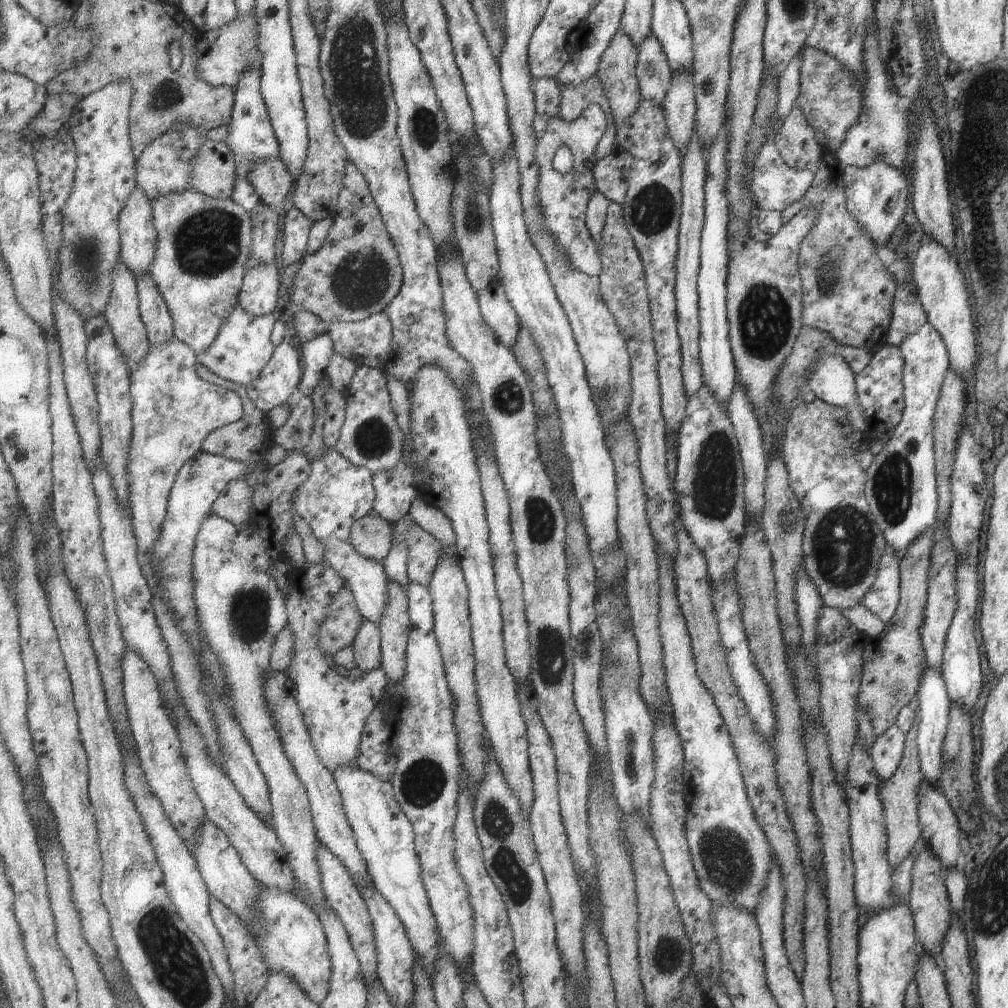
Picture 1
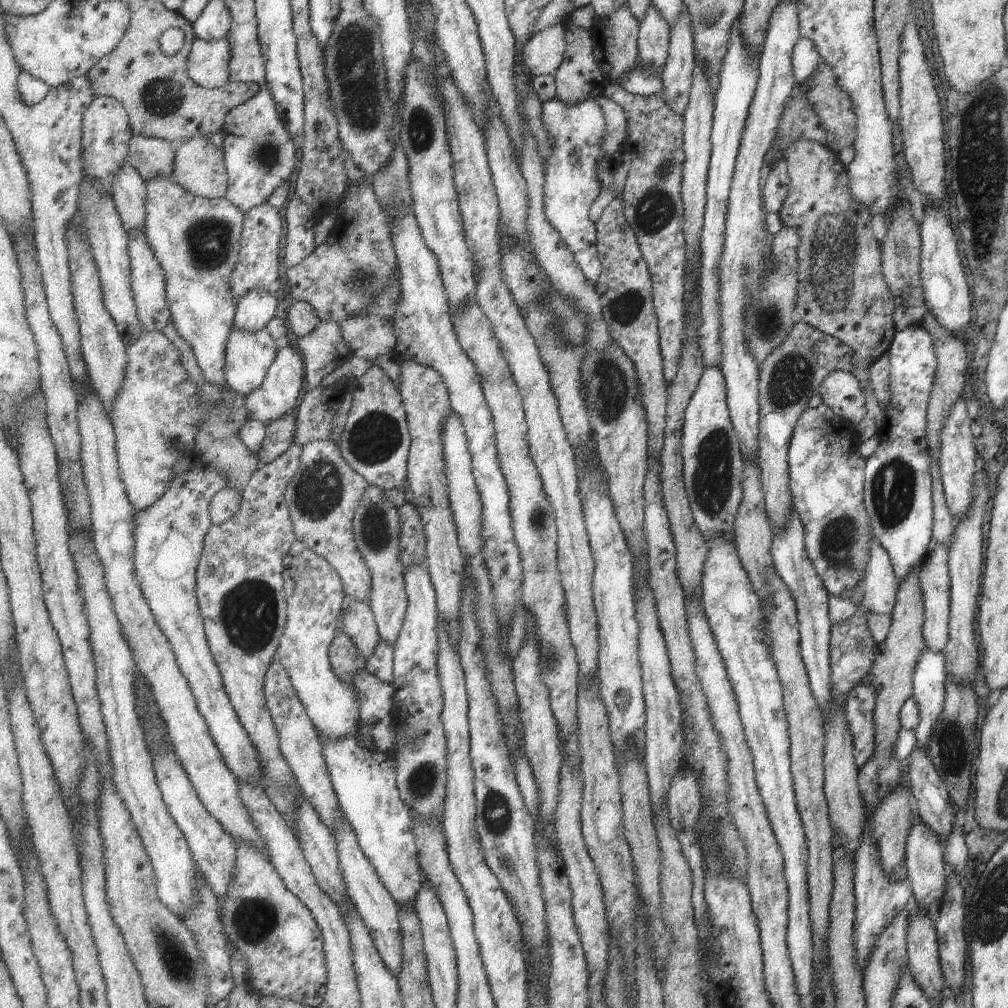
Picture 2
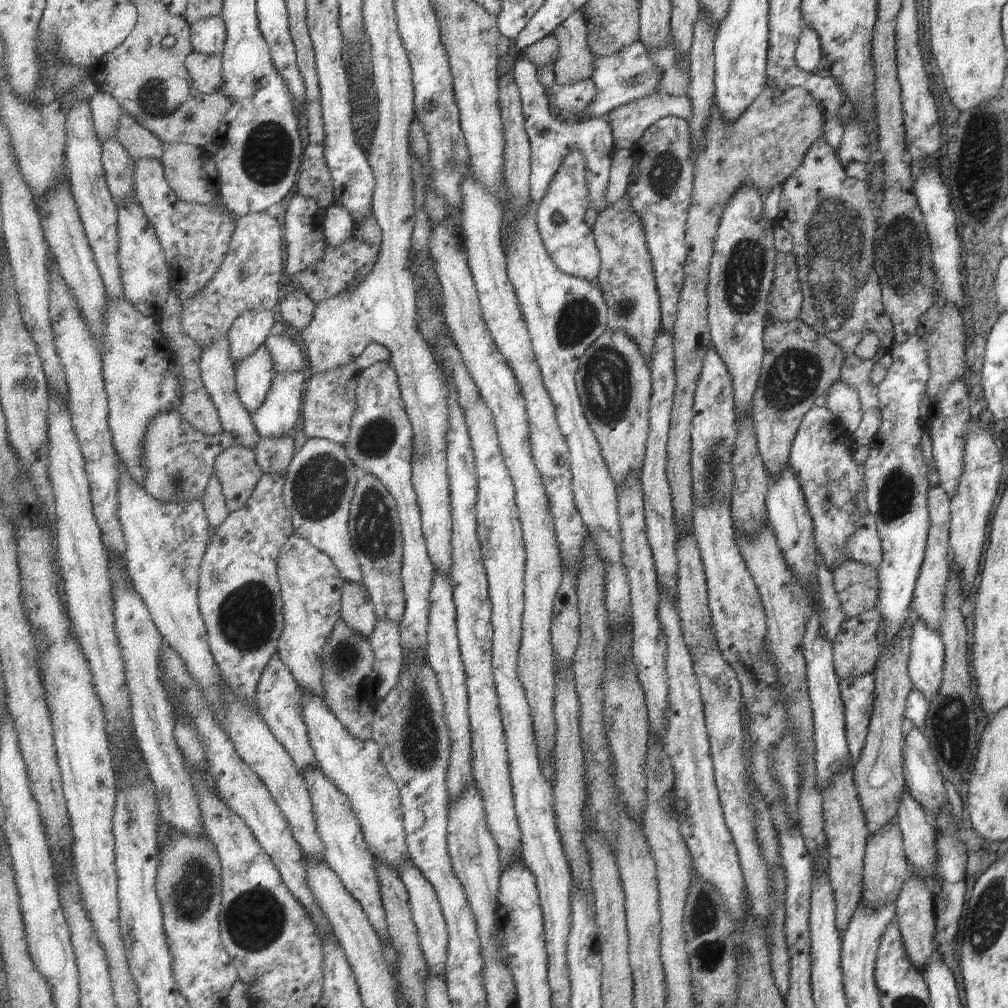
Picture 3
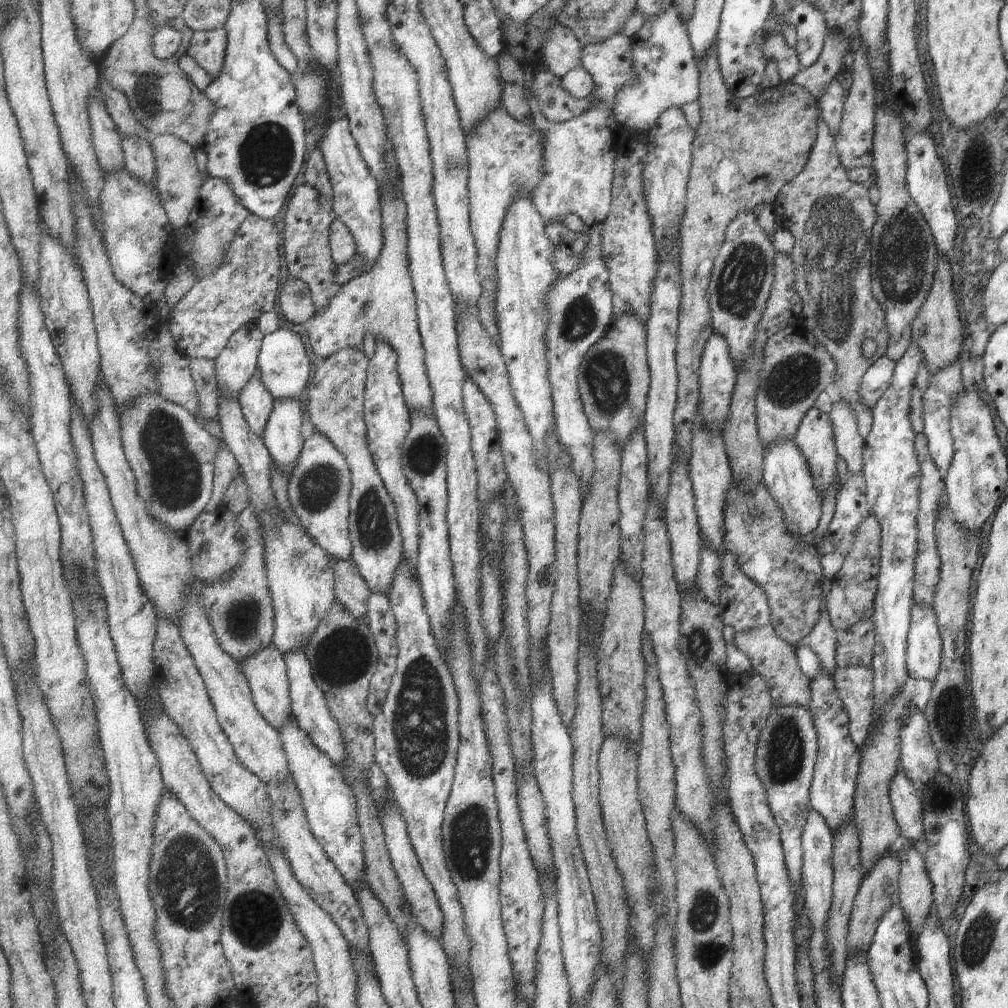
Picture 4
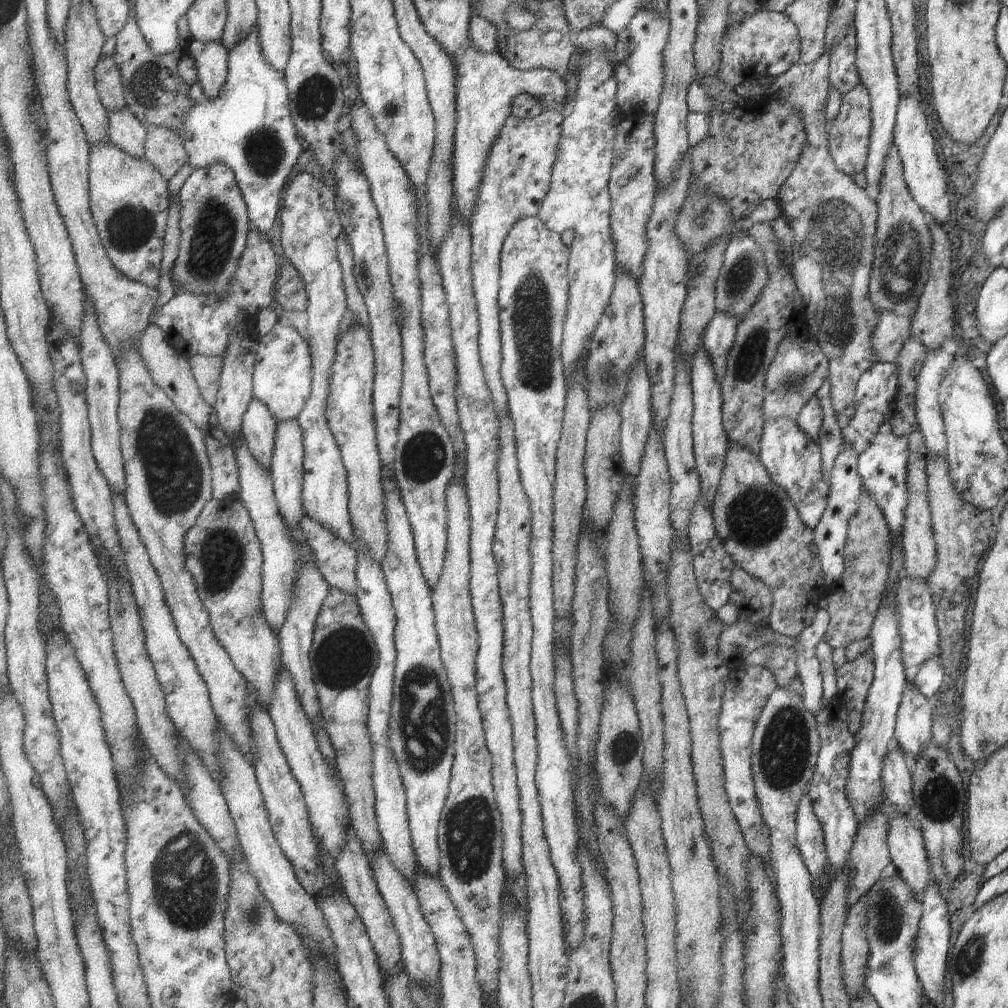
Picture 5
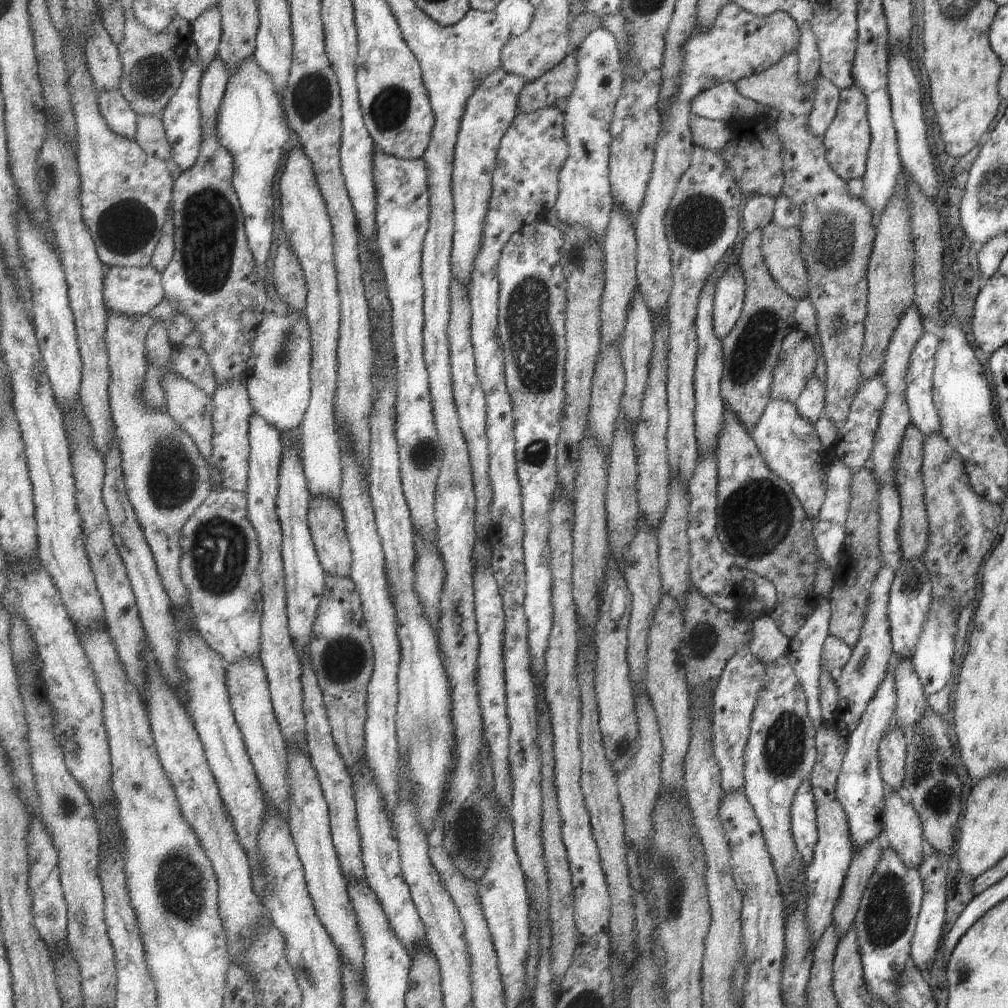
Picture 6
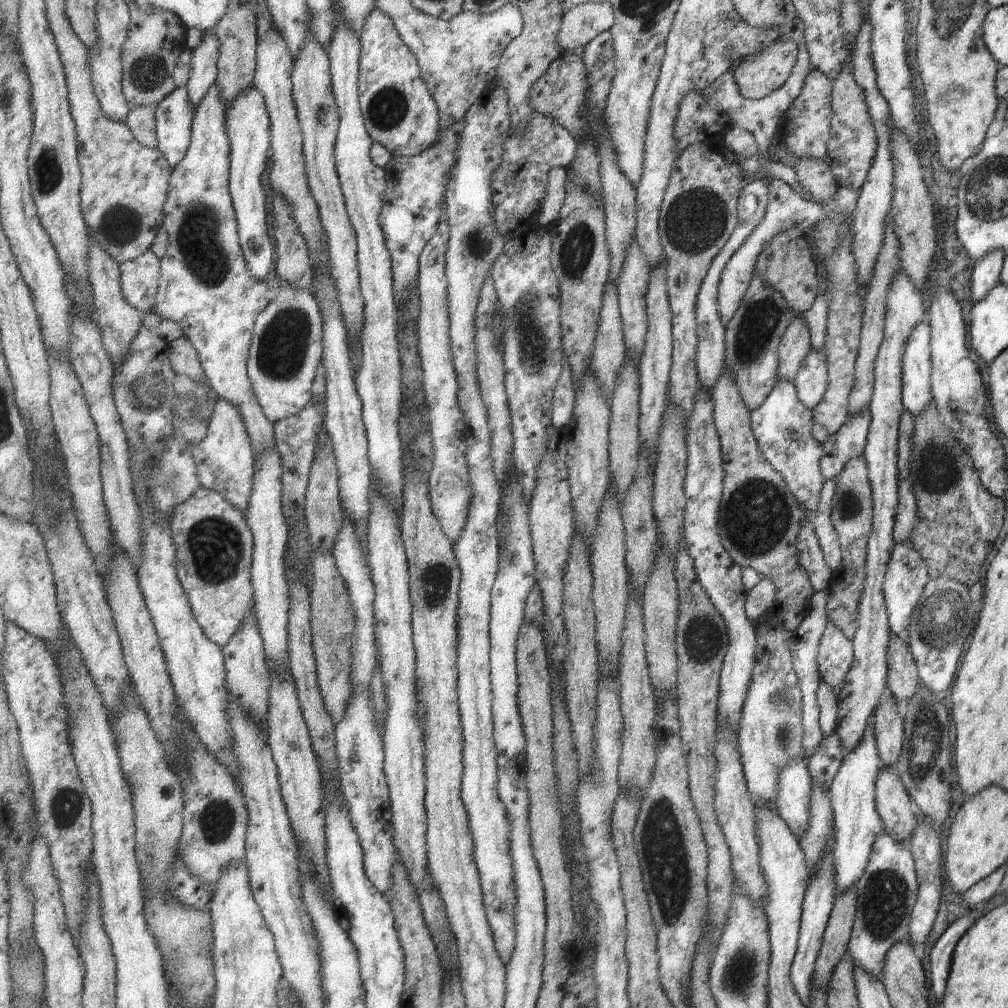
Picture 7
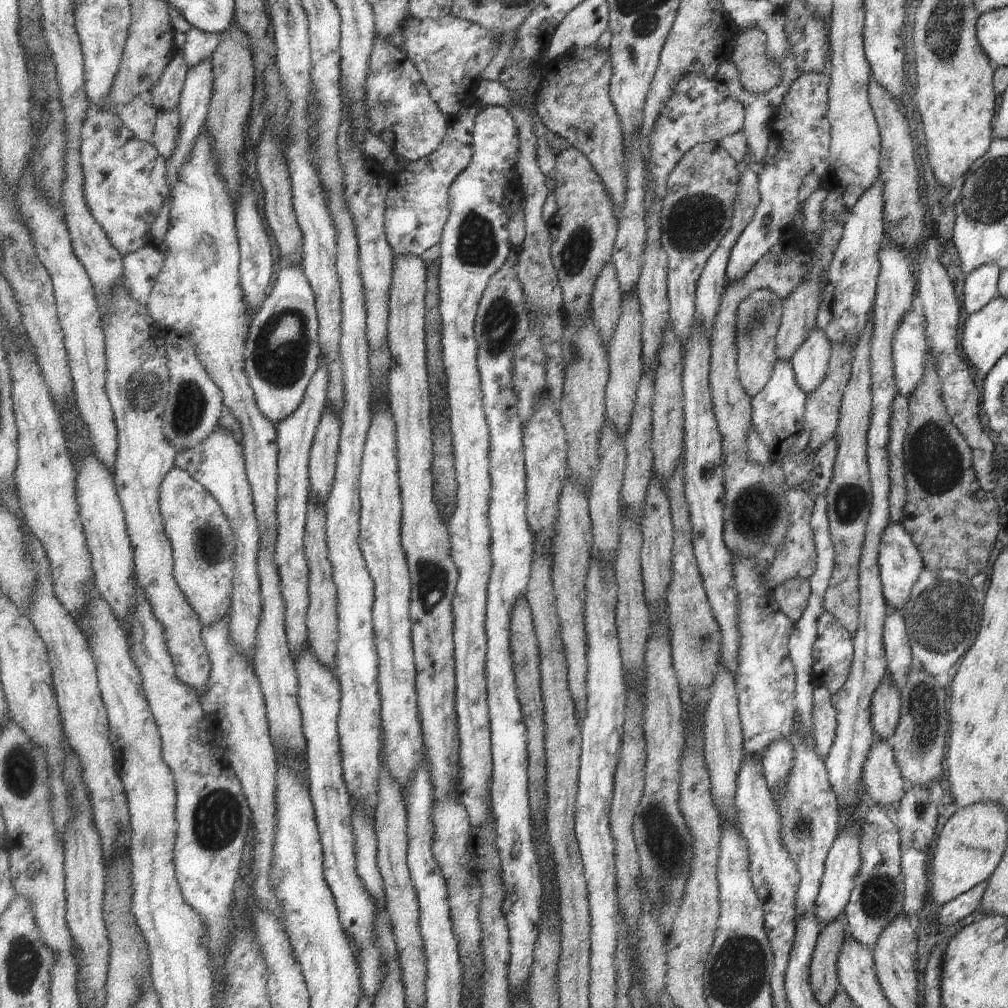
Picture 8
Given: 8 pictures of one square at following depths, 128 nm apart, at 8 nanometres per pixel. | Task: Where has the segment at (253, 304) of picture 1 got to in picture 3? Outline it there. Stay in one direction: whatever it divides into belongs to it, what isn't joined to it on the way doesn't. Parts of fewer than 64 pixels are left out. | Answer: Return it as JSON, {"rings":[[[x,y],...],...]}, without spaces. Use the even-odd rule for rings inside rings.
{"rings":[[[269,309],[248,310],[236,318],[227,334],[235,364],[245,360],[261,345],[266,344],[273,324],[275,324],[275,318]]]}

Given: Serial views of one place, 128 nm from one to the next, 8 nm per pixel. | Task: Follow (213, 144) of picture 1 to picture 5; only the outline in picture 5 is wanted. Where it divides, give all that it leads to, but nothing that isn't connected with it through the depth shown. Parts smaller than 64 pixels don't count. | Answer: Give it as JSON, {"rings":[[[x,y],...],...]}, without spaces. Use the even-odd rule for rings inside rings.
{"rings":[[[148,127],[145,158],[158,168],[167,180],[175,178],[185,164],[190,164],[190,156],[182,138],[165,127]]]}

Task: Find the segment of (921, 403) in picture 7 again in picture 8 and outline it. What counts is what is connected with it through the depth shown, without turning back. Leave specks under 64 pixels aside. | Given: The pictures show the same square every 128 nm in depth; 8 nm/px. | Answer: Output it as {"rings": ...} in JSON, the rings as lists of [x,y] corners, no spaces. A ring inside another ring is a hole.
{"rings":[[[912,310],[906,312],[891,341],[894,385],[905,398],[912,394],[923,376],[928,352],[923,322],[923,315],[917,315]]]}

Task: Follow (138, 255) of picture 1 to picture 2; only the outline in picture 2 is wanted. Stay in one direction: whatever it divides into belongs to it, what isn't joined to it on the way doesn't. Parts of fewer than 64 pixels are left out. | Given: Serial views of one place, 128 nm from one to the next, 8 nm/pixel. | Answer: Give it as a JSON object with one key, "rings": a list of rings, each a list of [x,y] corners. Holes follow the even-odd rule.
{"rings":[[[124,165],[116,177],[112,196],[126,232],[133,237],[145,235],[148,216],[147,184],[133,165]]]}

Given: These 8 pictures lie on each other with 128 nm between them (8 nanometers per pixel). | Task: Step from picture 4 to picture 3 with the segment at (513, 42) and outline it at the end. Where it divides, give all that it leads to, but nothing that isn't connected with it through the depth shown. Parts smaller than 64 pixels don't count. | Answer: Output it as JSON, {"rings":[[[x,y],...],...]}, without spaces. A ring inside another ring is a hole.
{"rings":[[[580,10],[554,32],[560,42],[560,55],[553,66],[556,82],[559,84],[584,81],[593,74],[596,56],[588,43],[586,22],[586,12]]]}

